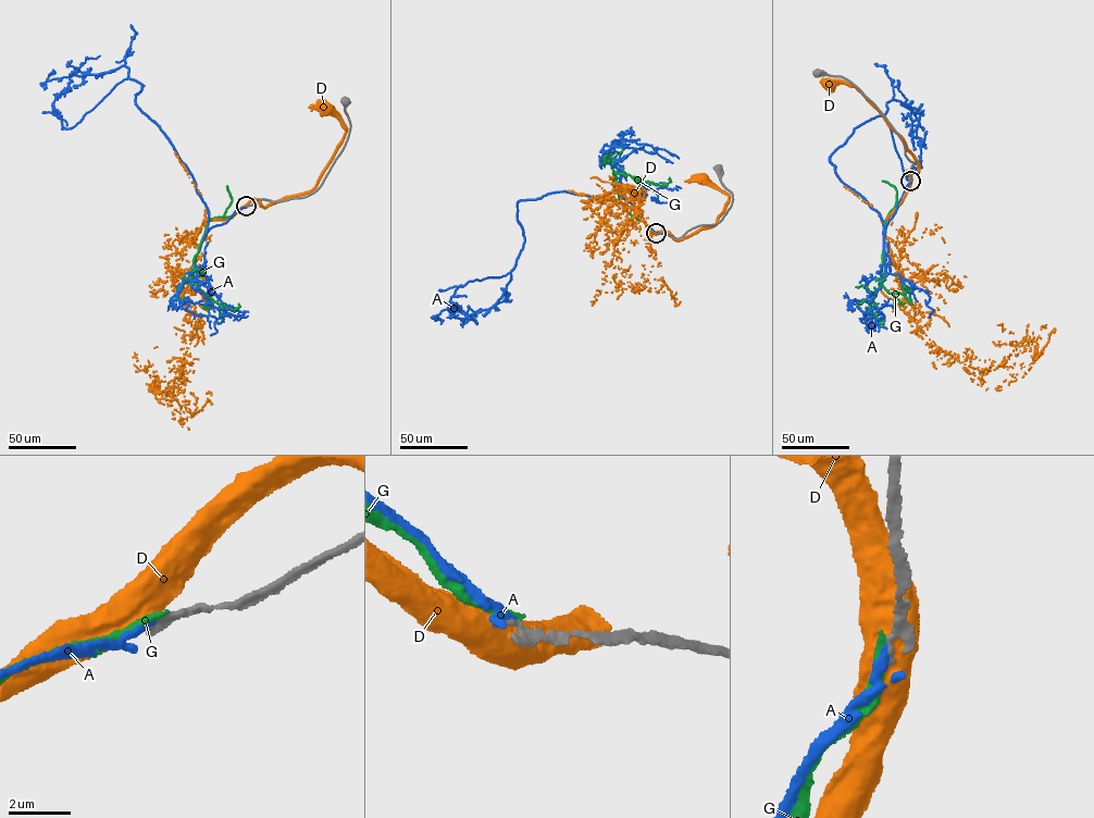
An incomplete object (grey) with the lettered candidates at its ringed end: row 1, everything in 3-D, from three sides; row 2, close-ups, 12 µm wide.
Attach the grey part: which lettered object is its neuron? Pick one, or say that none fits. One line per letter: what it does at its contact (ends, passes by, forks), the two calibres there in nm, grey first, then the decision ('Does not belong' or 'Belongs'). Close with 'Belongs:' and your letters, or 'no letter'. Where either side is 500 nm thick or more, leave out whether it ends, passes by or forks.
A: It ends there. Thickness 180 nm (grey) against 240 nm. Belongs
D: Thickness 170 nm (grey) against 800 nm. Does not belong
G: It ends there. Thickness 180 nm (grey) against 300 nm. Does not belong
Belongs: A

